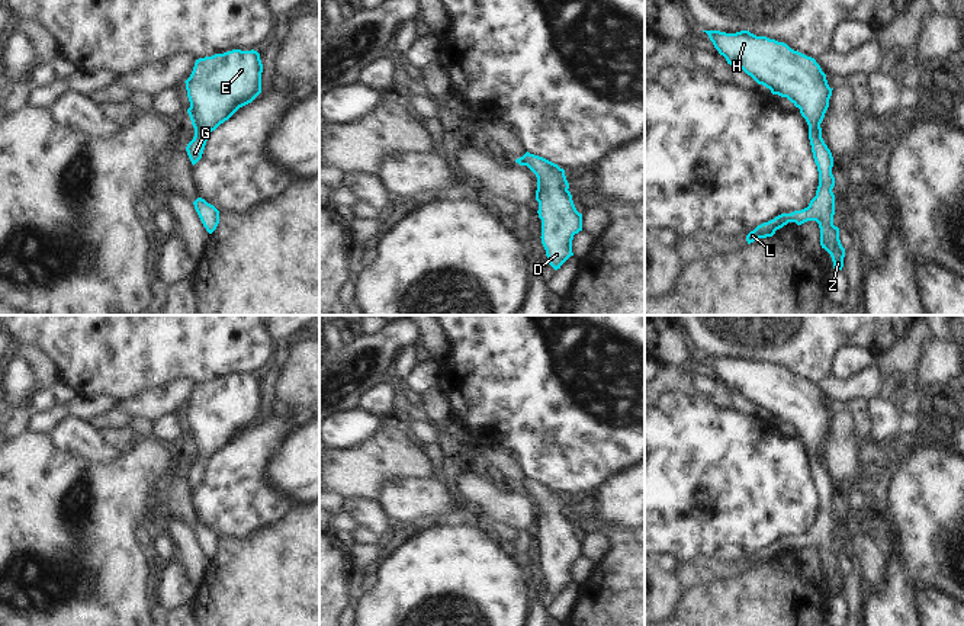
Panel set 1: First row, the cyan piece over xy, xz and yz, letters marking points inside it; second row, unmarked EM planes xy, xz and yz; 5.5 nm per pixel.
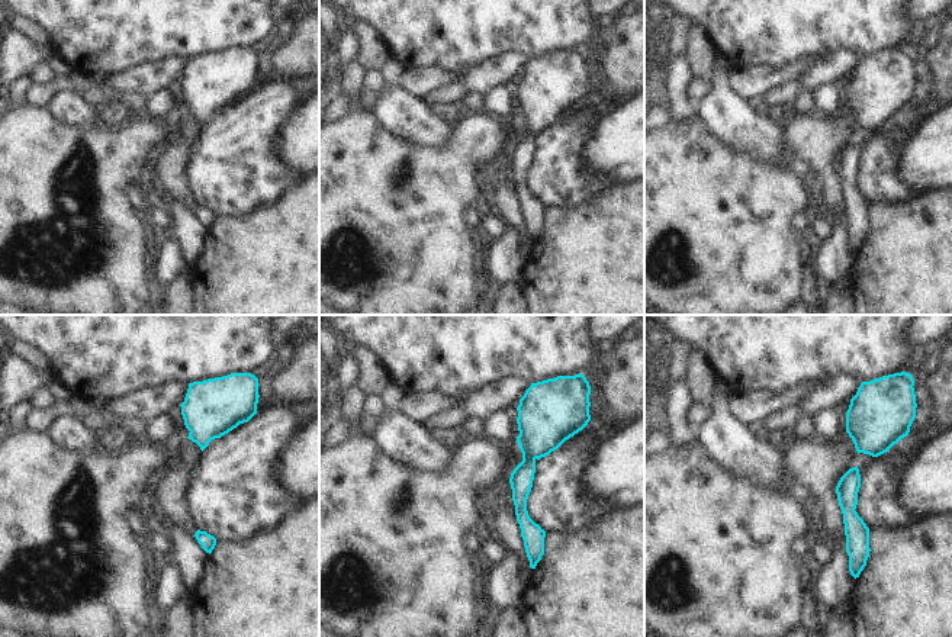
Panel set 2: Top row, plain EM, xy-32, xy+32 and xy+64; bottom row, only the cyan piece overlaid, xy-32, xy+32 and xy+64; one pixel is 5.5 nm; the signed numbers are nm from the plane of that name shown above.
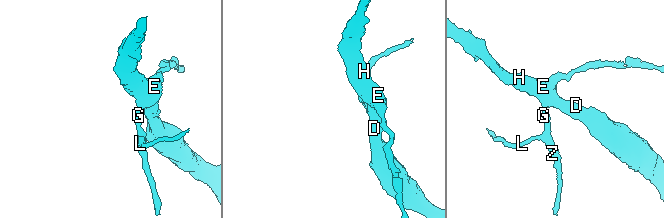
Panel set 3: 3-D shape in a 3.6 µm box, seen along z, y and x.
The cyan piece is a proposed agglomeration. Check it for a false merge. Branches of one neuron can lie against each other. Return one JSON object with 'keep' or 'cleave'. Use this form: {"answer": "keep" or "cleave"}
{"answer": "keep"}

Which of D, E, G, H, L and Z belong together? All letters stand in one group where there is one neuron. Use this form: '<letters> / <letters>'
D E G H L Z

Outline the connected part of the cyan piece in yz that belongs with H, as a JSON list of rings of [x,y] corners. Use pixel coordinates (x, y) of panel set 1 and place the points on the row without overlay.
[[[703,356],[727,389],[742,394],[758,410],[765,411],[772,420],[787,423],[809,450],[809,465],[819,497],[816,521],[809,532],[791,539],[781,539],[758,550],[746,561],[748,569],[772,562],[777,555],[788,548],[801,550],[816,546],[820,553],[820,571],[833,587],[835,595],[842,595],[845,574],[839,565],[839,553],[833,550],[835,540],[835,503],[832,500],[833,482],[822,463],[820,449],[829,433],[832,415],[826,399],[814,383],[791,375],[787,369],[756,362],[749,356],[726,359]]]

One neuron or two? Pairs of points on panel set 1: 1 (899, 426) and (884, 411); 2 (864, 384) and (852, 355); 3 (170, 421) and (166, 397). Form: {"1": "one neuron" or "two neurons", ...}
{"1": "one neuron", "2": "two neurons", "3": "two neurons"}

